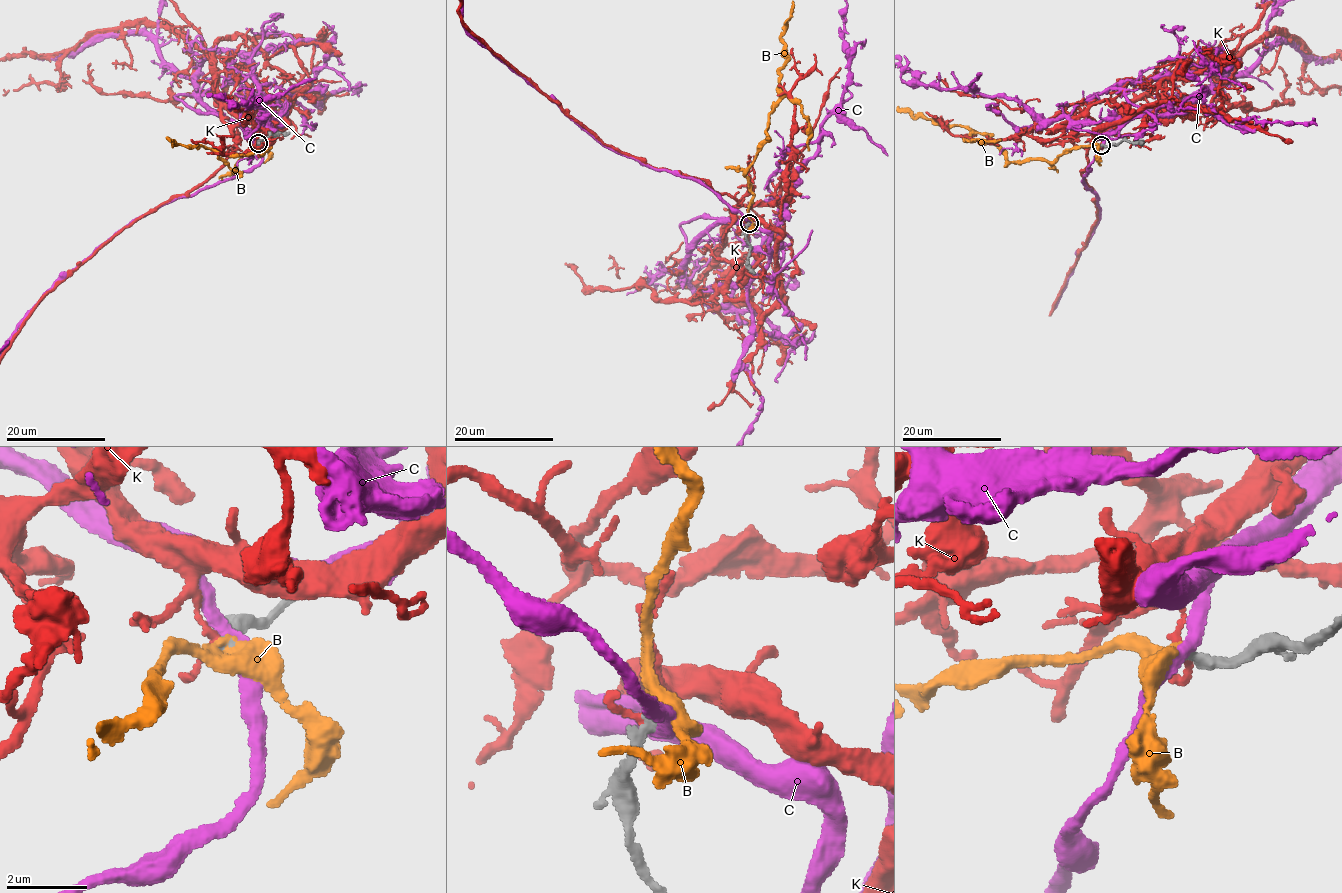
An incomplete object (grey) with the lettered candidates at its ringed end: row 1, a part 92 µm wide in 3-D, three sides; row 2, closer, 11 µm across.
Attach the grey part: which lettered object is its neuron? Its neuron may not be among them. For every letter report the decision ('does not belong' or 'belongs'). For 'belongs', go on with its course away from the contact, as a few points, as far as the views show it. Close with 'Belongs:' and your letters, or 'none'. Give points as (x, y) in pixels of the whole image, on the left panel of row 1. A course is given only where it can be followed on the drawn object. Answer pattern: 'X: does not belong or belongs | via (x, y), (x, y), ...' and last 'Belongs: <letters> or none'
B: belongs
C: does not belong
K: does not belong
Belongs: B

